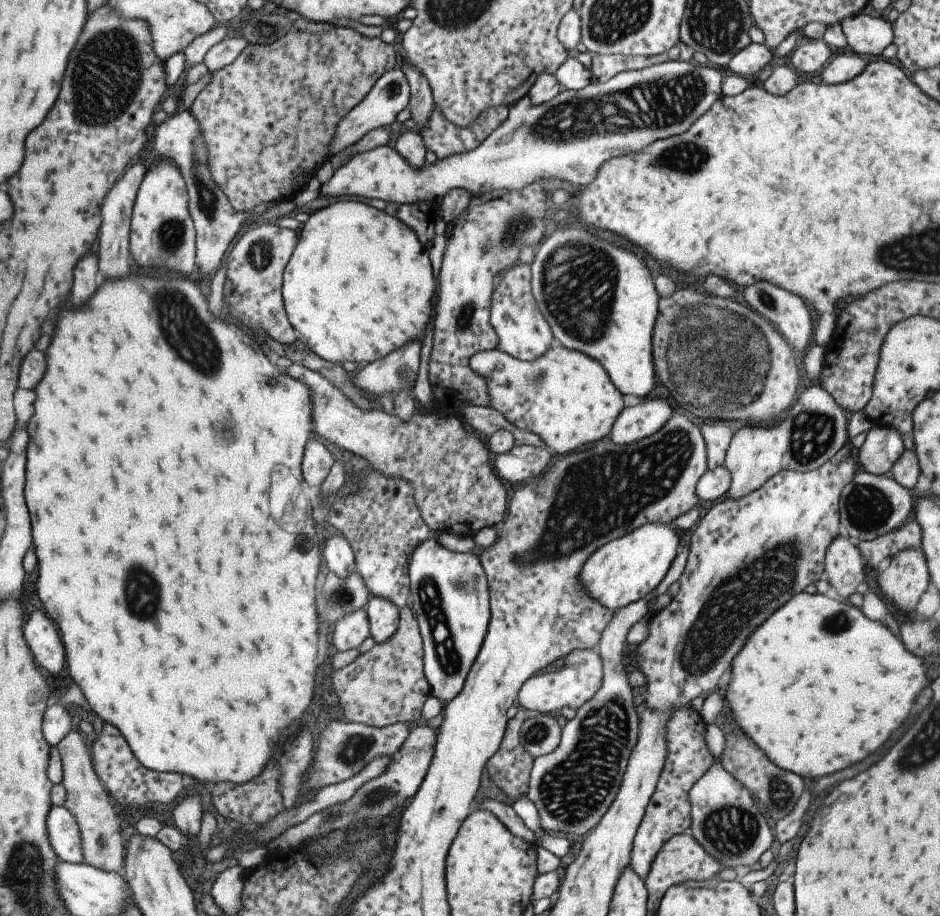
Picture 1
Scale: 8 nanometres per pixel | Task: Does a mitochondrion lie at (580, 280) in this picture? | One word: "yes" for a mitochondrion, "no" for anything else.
yes

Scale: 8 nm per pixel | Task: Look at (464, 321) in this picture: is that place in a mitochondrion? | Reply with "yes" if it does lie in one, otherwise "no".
yes

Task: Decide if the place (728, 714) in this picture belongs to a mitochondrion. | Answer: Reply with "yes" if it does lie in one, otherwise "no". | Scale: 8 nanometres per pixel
no

